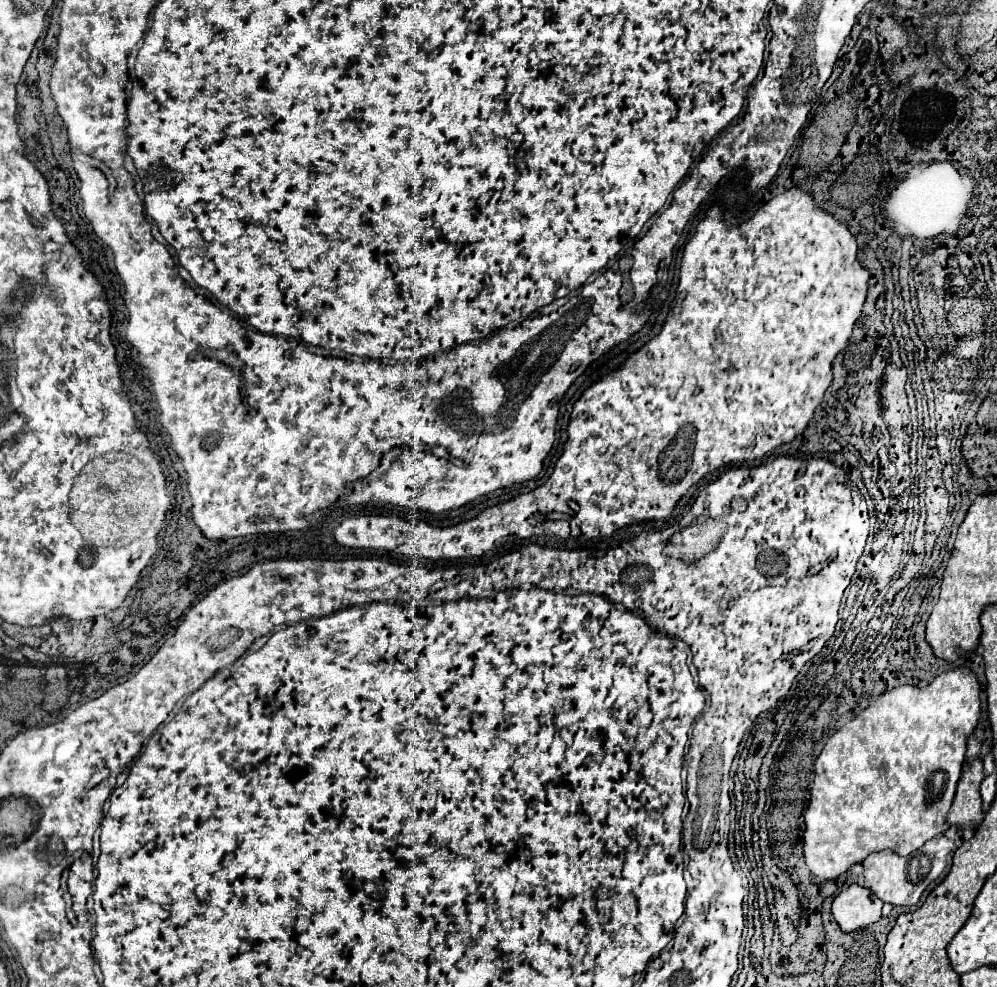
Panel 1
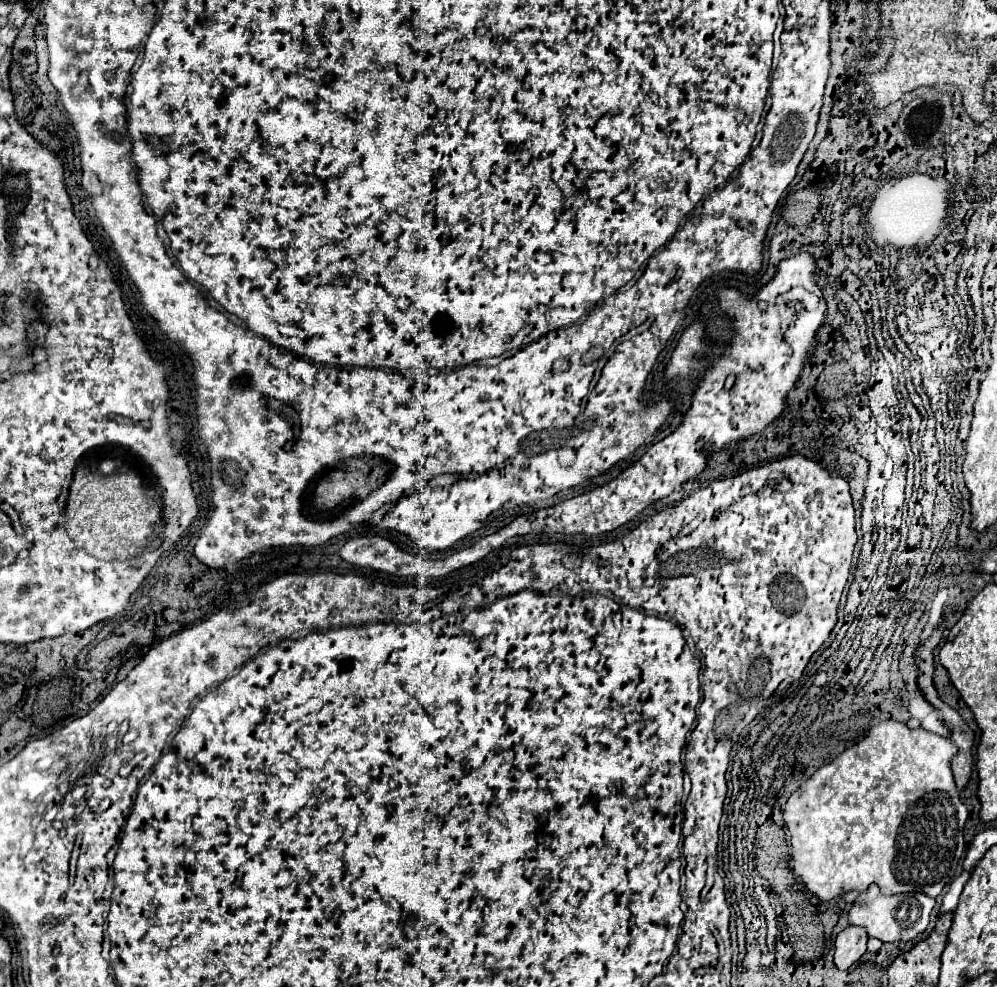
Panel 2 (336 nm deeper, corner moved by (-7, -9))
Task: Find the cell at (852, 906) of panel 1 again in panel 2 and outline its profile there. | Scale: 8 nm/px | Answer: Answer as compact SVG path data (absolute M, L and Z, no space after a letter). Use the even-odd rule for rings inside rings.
M849 925L835 939L835 965L837 969L849 969L867 949L867 933L863 929Z

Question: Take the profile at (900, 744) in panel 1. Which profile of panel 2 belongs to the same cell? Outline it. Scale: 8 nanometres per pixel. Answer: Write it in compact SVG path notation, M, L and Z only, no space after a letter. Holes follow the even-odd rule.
M881 721L879 725L869 729L869 735L865 739L861 739L859 743L847 747L841 755L837 755L833 761L829 761L827 765L821 765L817 771L813 771L813 775L803 781L803 791L801 787L797 791L791 793L791 797L787 799L787 803L783 805L783 821L787 825L787 833L789 833L789 843L791 843L791 851L789 851L789 867L791 871L803 881L805 889L811 891L815 897L819 897L821 901L831 901L841 893L847 891L867 891L869 885L879 885L879 889L885 895L899 895L899 893L925 893L929 897L937 897L945 885L949 885L953 881L953 877L957 875L957 867L959 861L965 853L965 841L963 841L963 825L967 821L967 809L959 797L959 791L955 787L955 779L951 773L951 757L955 755L955 745L951 745L949 739L933 735L925 729L909 729L905 723L899 721Z

